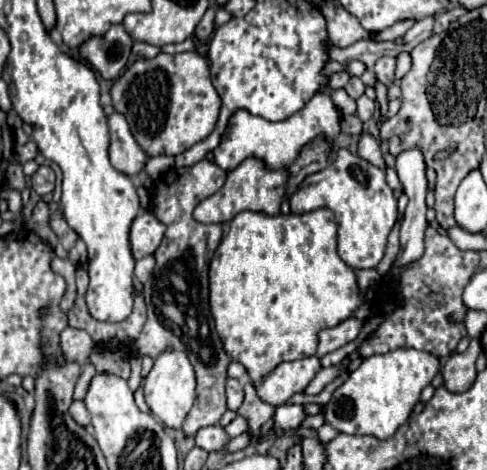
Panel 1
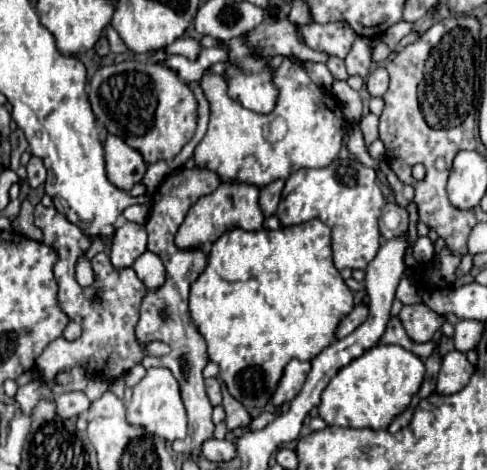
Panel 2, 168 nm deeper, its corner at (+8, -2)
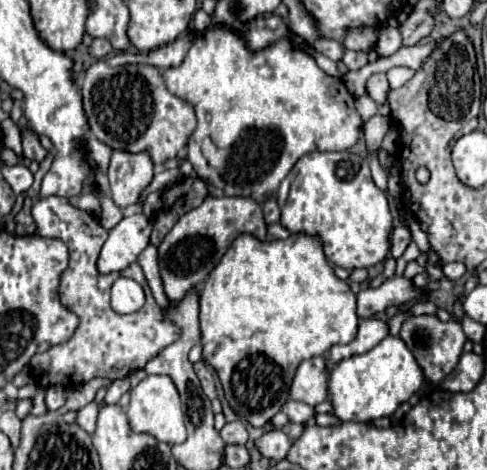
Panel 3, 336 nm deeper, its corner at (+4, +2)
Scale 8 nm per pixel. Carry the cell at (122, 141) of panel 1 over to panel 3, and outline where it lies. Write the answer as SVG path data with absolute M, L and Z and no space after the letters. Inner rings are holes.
M114 150L108 168L108 186L116 206L126 208L138 202L140 192L152 182L154 164L148 154Z

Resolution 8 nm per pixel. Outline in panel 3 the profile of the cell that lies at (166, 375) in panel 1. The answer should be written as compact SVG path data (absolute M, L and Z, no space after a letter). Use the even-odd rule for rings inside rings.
M166 374L146 376L136 388L132 388L126 414L128 414L132 430L148 432L160 442L178 444L178 442L184 442L184 438L186 438L186 424L184 424L184 414L182 414L182 406L180 406L180 394L178 394L172 378Z

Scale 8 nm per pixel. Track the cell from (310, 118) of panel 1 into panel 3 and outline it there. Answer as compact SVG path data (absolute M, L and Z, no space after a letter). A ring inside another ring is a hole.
M210 26L204 34L196 38L192 48L188 50L184 62L178 68L170 68L166 72L168 90L190 102L198 116L198 128L188 140L188 160L192 162L196 174L208 182L208 190L212 196L248 196L256 202L264 202L268 196L276 194L280 182L292 170L292 166L310 152L342 152L356 144L363 127L362 118L354 108L354 96L348 92L340 78L332 78L324 74L314 58L310 58L302 48L296 48L290 40L278 40L274 46L248 52L244 36L232 32L224 26ZM210 136L216 148L232 150L236 156L236 178L222 178L220 170L208 164L204 158L200 144Z

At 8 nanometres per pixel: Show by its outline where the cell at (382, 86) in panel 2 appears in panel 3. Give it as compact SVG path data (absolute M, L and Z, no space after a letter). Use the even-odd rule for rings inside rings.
M372 74L372 76L368 78L366 92L368 92L368 96L376 102L378 112L384 114L384 116L390 114L390 110L388 110L388 100L386 100L388 90L390 90L390 86L388 86L388 78L386 78L386 74Z

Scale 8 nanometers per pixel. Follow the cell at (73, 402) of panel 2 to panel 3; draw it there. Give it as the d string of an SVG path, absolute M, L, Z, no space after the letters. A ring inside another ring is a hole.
M50 386L46 390L46 408L48 412L54 412L58 408L62 408L66 402L66 390L62 386Z

